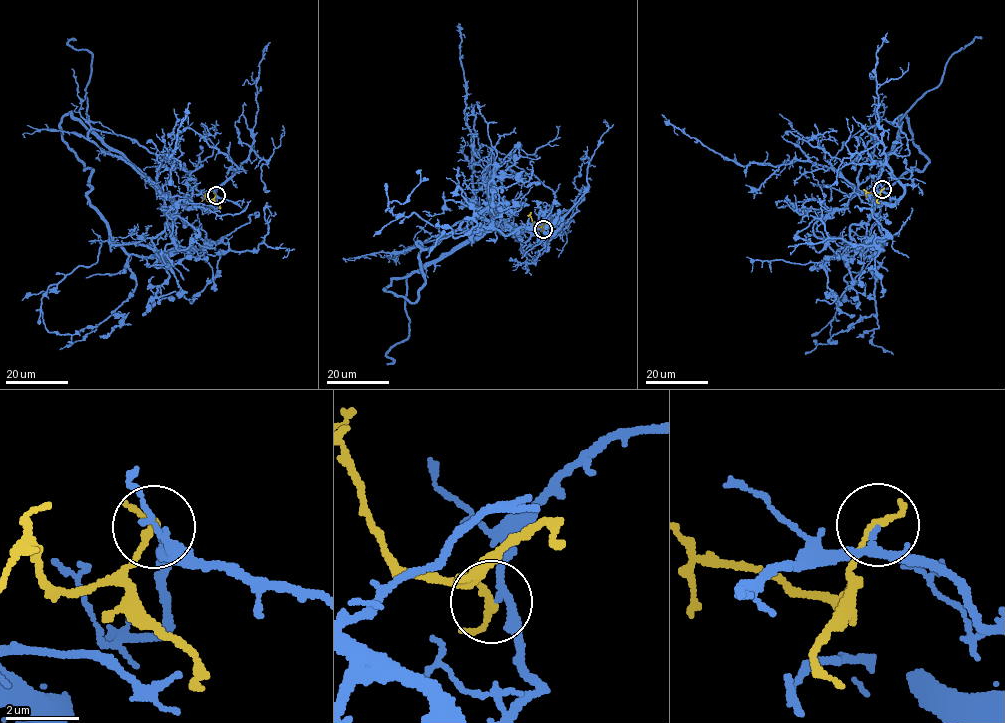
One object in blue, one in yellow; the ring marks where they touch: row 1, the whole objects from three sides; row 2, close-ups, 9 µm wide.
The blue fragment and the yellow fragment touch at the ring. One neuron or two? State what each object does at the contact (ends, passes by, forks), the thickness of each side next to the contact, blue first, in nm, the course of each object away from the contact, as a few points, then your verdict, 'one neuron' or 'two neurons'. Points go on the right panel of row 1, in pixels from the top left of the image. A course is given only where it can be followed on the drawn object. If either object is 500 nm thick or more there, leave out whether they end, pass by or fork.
blue passes by; yellow passes by; 150 nm thick on the blue side, 160 nm on the other; blue runs (882, 190), (896, 201), (850, 227), (853, 250), (873, 244), (844, 277), (834, 342), (806, 352); yellow runs (882, 190), (878, 196), (867, 193), (866, 198); one neuron

